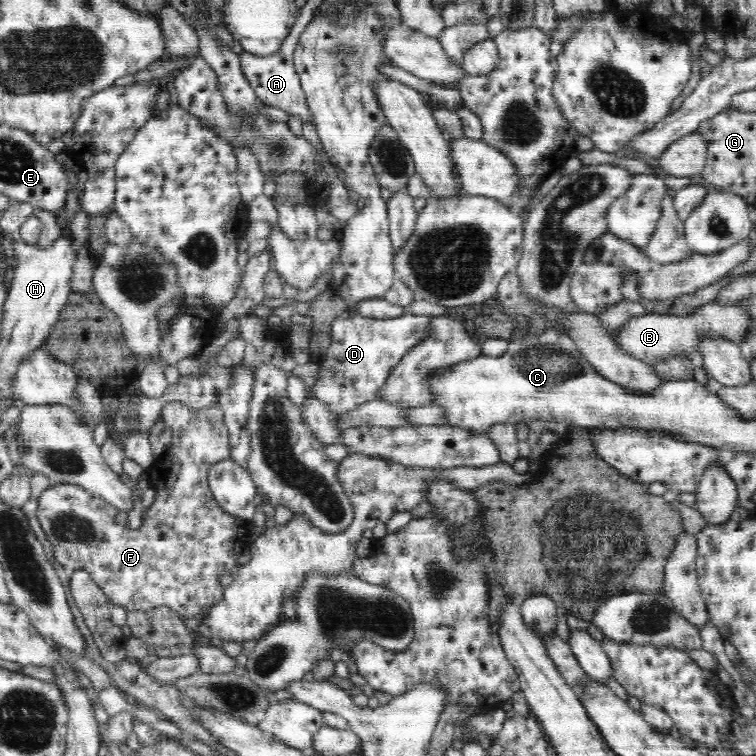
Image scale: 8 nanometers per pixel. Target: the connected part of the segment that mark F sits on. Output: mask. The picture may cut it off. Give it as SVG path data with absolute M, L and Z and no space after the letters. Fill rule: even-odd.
M172 401L167 402L163 406L160 416L164 419L164 423L170 425L170 429L172 429L172 447L162 458L156 458L152 466L147 468L149 486L152 486L155 490L155 500L151 506L144 508L143 521L140 528L135 530L130 529L127 513L118 510L115 506L106 502L103 497L89 493L81 486L64 483L51 485L50 488L40 494L37 498L39 502L37 507L37 519L45 535L48 537L48 540L52 543L55 561L63 567L73 568L74 571L78 569L86 570L92 576L93 582L108 596L112 605L124 606L124 609L129 612L134 610L144 610L148 612L148 610L154 610L158 608L158 606L168 606L172 611L179 613L183 620L193 619L198 617L202 608L212 608L218 602L221 602L225 587L220 583L220 578L222 574L226 572L235 572L234 565L236 564L236 560L238 560L238 557L245 549L249 548L248 540L250 531L247 527L247 521L224 512L224 510L216 504L212 489L210 489L210 485L208 485L207 474L210 467L213 464L219 463L221 460L227 459L231 454L231 442L228 440L228 429L224 424L223 412L220 405L216 403L211 407L194 411L194 409L190 409L188 405L184 405L178 401Z

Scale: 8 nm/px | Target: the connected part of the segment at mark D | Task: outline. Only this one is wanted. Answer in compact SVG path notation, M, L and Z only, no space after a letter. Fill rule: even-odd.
M353 310L342 312L332 322L332 340L319 361L319 375L312 386L312 397L326 403L332 413L344 415L365 402L376 400L384 389L392 369L412 346L418 346L428 336L430 315L405 315L374 319Z

